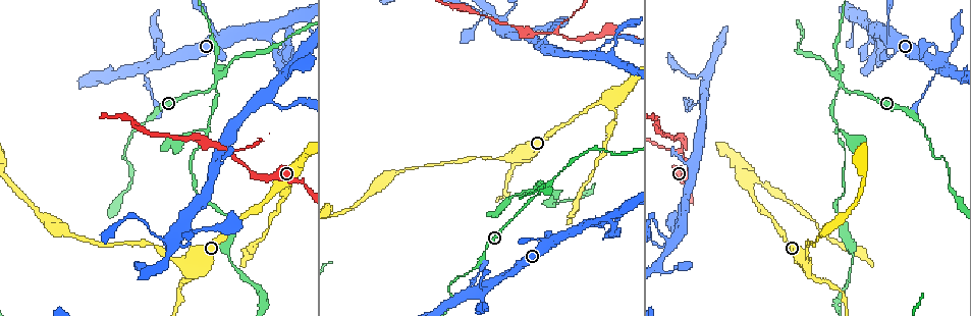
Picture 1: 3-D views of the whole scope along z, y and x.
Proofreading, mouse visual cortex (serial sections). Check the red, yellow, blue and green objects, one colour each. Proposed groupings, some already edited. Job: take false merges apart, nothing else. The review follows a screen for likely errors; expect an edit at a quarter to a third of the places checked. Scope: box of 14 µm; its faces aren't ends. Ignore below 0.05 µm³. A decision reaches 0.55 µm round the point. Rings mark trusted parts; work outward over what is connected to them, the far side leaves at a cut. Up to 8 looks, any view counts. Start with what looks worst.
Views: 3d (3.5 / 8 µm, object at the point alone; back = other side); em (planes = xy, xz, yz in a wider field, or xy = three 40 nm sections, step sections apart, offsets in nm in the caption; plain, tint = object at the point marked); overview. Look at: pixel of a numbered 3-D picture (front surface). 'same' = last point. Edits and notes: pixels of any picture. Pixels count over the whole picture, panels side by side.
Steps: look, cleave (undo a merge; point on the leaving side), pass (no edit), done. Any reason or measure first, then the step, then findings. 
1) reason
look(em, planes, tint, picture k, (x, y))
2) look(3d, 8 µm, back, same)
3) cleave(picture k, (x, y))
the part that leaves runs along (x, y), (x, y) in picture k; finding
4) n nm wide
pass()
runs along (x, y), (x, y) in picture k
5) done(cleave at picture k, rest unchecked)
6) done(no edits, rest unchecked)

arms part here
look(3d, 3.5 µm, back, picture 1, (556, 31))

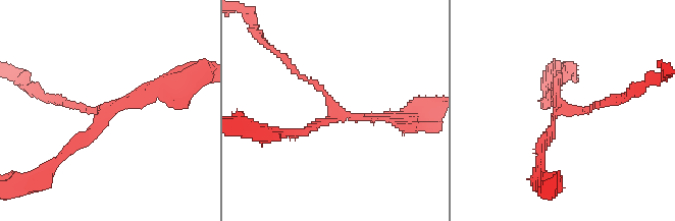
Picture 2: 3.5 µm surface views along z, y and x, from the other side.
need the tissue
look(em, planes, tint, picture 2, (559, 110))

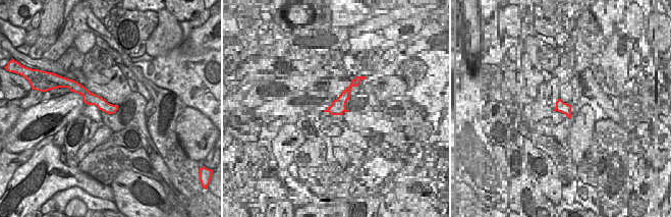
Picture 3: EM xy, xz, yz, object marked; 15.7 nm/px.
cleave(picture 2, (70, 104))
two cells meet here

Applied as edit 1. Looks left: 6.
looks like a crossing
look(3d, 3.5 µm, picture 1, (841, 86))

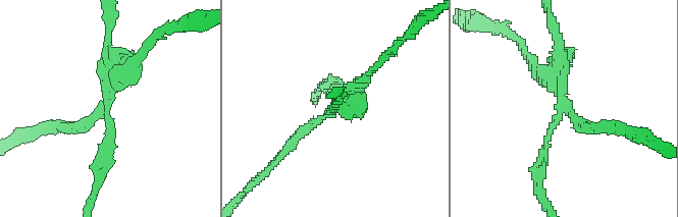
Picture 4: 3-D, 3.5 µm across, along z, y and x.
4 arms; arms of 150, 150, 150, 200 nm; now the EM
look(em, xy, step 1, tint, picture 4, (564, 108))

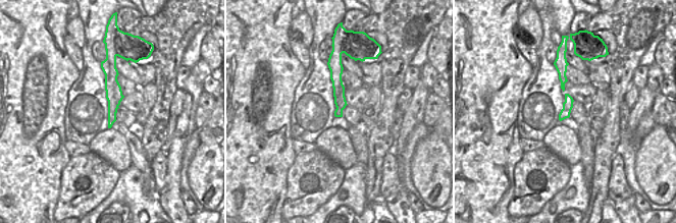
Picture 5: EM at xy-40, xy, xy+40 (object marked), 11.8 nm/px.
cleave(picture 4, (110, 141))
the part that leaves runs along (106, 111), (112, 133), (91, 202) in picture 4; a second cell is stuck on

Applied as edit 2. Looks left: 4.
narrows sharply
look(em, xy, step 3, tint, picture 1, (771, 187))

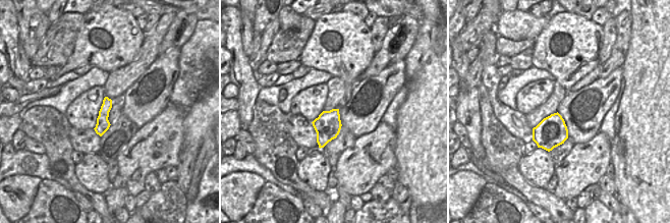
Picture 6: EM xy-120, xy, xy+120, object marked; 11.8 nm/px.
look(3d, 3.5 µm, back, same)

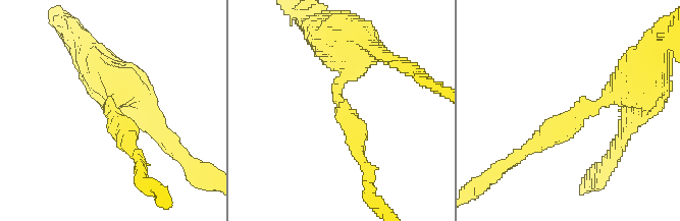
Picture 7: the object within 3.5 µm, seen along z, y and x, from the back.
pass()
runs along (629, 90), (524, 149) in picture 7; continuous, no second cell

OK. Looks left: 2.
done(cleave at picture 2, cleave at picture 4, rest unchecked)

